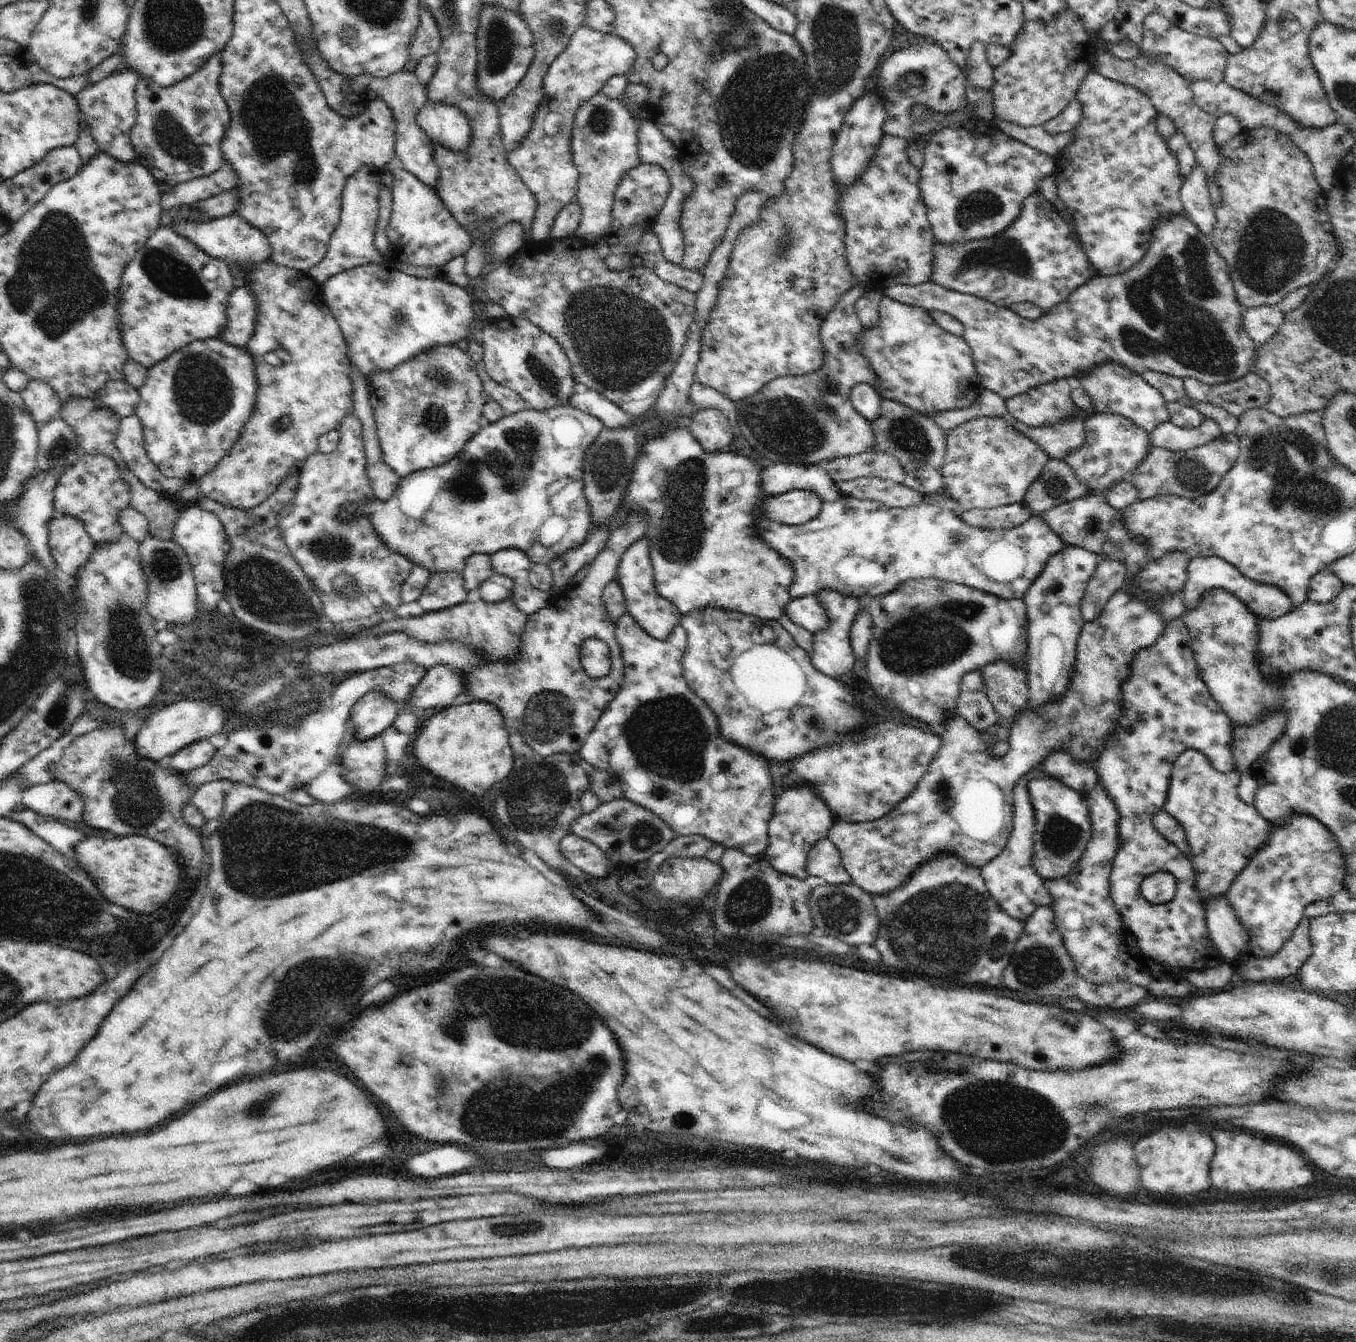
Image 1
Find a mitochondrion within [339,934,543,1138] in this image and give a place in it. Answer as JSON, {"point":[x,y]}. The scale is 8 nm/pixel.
{"point":[440,1081]}

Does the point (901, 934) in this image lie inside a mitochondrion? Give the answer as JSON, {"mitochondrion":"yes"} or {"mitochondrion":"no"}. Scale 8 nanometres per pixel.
{"mitochondrion":"yes"}

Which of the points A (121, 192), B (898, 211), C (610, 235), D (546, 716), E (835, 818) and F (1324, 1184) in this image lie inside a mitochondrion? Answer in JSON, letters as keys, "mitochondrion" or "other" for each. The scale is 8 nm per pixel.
{"A":"other","B":"other","C":"other","D":"mitochondrion","E":"other","F":"other"}

